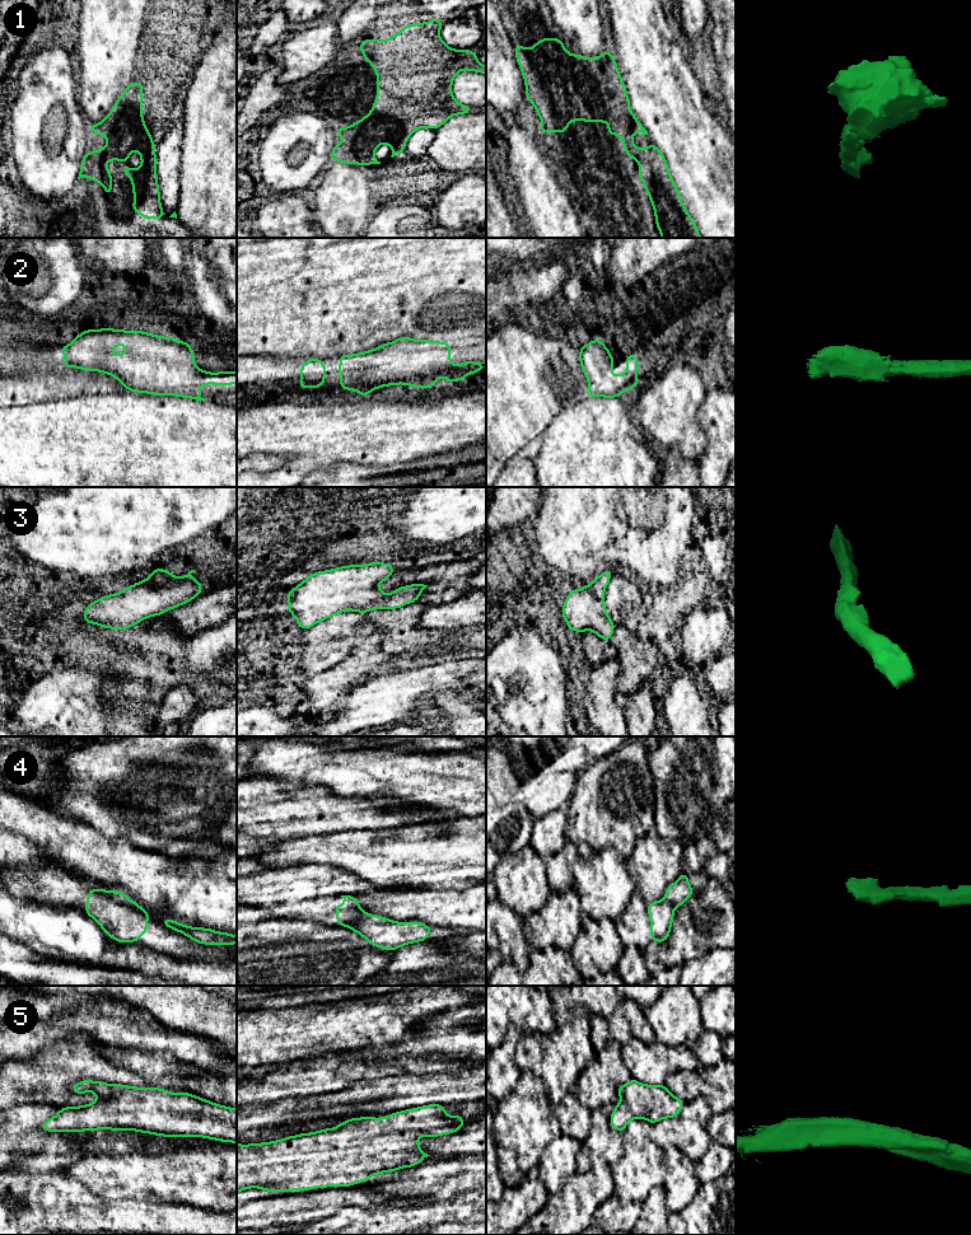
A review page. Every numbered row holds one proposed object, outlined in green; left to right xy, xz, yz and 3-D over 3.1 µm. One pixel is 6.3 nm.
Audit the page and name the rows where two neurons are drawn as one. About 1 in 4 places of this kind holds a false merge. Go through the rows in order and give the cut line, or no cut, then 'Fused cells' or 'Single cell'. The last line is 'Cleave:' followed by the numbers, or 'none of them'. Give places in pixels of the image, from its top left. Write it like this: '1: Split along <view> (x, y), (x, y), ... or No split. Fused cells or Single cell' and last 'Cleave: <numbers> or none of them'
1: No split. Single cell
2: No split. Single cell
3: No split. Single cell
4: Split along xy (96, 890), (148, 915). Fused cells
5: No split. Single cell
Cleave: 4

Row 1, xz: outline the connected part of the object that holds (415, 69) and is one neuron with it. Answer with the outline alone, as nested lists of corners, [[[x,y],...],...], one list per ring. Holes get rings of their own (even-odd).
[[[443,20],[405,25],[391,39],[365,39],[359,43],[361,55],[377,71],[377,99],[373,109],[350,127],[339,127],[335,131],[344,142],[333,145],[331,159],[353,165],[381,164],[374,156],[381,144],[392,148],[392,158],[401,155],[405,144],[414,131],[421,127],[439,128],[454,114],[472,112],[468,106],[459,104],[452,95],[452,81],[461,70],[486,74],[486,66],[477,60],[475,51],[458,51],[448,47],[440,38]]]

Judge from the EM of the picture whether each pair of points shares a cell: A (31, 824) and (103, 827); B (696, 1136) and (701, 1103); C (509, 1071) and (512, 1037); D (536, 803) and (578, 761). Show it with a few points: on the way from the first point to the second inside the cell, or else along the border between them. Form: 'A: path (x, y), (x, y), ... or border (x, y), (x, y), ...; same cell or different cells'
A: border (65, 815), (84, 821), (110, 837), (121, 838); different cells
B: path (696, 1128), (698, 1110); same cell
C: path (508, 1062), (508, 1046); same cell
D: path (546, 793), (569, 771); same cell

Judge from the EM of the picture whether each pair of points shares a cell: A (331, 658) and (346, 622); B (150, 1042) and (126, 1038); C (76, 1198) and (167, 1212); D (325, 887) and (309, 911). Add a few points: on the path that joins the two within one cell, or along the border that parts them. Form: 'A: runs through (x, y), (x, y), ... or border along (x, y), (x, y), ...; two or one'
A: runs through (328, 649), (330, 636), (337, 631); one
B: runs through (144, 1038), (132, 1038); one
C: runs through (99, 1215), (144, 1215); one
D: runs through (316, 893), (307, 893), (300, 899), (302, 902); one

